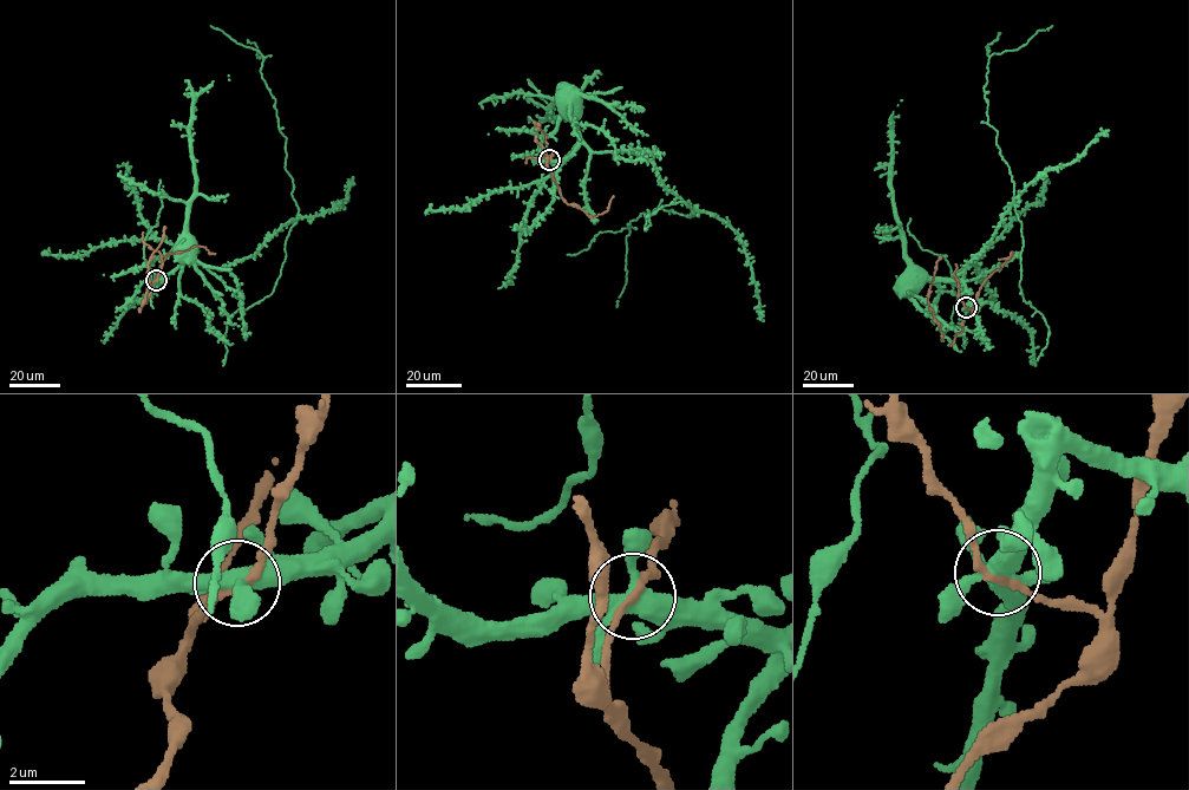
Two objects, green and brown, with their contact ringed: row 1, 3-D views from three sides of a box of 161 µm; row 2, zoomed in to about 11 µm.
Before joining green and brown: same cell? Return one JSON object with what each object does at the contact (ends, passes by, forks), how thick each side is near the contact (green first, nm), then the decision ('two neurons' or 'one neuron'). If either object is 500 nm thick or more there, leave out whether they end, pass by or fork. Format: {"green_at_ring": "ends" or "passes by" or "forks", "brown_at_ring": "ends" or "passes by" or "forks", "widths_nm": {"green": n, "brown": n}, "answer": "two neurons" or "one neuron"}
{"green_at_ring": "forks", "brown_at_ring": "passes by", "widths_nm": {"green": 400, "brown": 190}, "answer": "two neurons"}

